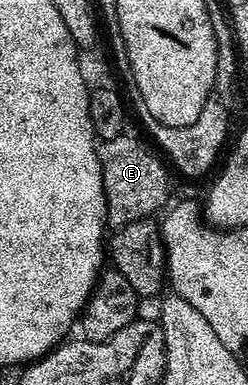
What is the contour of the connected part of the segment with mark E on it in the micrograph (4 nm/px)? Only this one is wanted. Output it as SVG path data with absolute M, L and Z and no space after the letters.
M129 134L102 140L98 144L98 161L102 167L102 185L106 195L106 219L111 225L121 226L153 217L153 212L165 202L170 192L167 165L160 159L159 153L154 152L149 152L136 137Z

